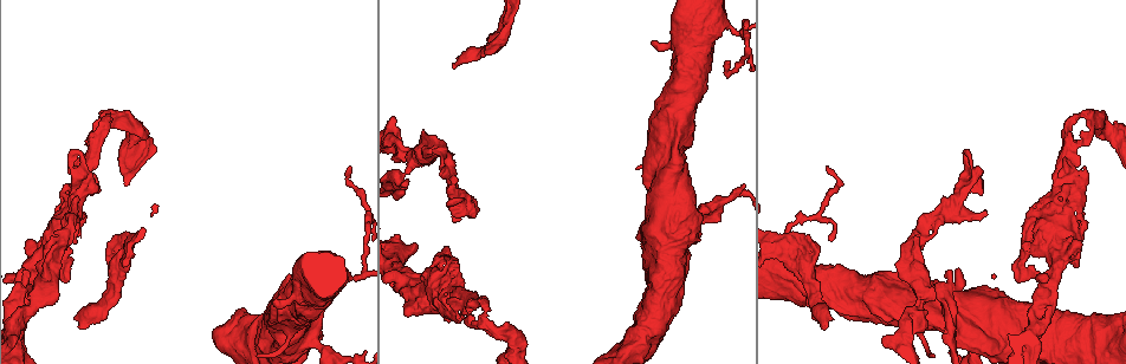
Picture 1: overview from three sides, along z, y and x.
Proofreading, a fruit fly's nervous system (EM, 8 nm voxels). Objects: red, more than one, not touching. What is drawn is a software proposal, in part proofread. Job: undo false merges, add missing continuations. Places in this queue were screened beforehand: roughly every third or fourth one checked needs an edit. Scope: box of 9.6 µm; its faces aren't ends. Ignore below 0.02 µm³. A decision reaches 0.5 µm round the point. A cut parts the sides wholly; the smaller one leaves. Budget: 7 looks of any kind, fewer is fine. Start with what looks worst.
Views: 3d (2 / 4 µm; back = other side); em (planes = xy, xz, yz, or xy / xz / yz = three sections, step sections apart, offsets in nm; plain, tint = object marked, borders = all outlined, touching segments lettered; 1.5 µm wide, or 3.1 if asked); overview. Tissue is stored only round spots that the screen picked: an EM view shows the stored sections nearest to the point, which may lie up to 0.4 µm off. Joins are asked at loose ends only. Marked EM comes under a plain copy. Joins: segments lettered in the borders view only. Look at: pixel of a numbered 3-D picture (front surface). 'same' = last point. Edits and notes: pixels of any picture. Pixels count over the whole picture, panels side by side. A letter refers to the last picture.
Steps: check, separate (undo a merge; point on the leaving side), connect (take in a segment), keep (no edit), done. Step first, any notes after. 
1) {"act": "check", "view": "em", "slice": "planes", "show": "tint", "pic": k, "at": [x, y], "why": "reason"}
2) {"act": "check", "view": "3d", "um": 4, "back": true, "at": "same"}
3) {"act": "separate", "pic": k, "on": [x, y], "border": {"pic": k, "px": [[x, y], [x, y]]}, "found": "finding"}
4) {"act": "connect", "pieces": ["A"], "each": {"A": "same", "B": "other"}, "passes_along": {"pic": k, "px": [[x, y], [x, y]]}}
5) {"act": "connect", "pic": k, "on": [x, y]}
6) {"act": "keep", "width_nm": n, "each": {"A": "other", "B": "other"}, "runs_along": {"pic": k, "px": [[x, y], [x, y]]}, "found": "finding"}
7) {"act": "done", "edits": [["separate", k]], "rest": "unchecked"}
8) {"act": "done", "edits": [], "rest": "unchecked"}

{"act": "check", "view": "em", "slice": "planes", "show": "borders", "pic": 1, "at": [400, 175], "why": "branch point"}

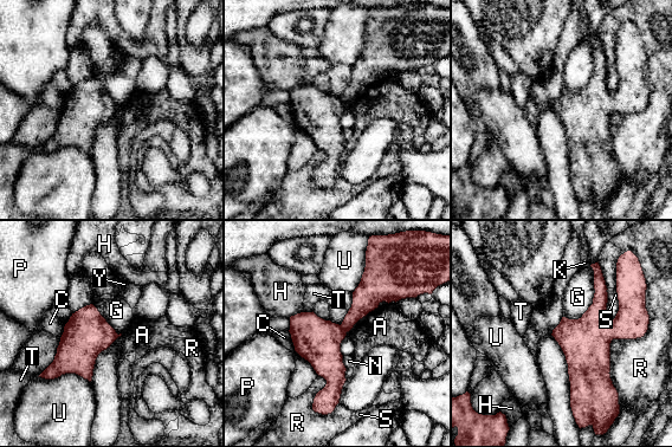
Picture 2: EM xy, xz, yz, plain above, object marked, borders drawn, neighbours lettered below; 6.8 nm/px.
{"act": "separate", "pic": 2, "on": [317, 341], "each": {"A": "other", "C": "other", "G": "other", "H": "other", "K": "other", "N": "other", "P": "other", "R": "other", "S": "other", "T": "other", "U": "other", "Y": "other"}, "border": {"pic": 2, "px": [[340, 325], [347, 331]]}, "found": "a second neuron is stuck on"}

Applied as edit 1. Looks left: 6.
{"act": "check", "view": "3d", "um": 2, "back": true, "pic": 1, "at": [1080, 114], "why": "branch stops here"}

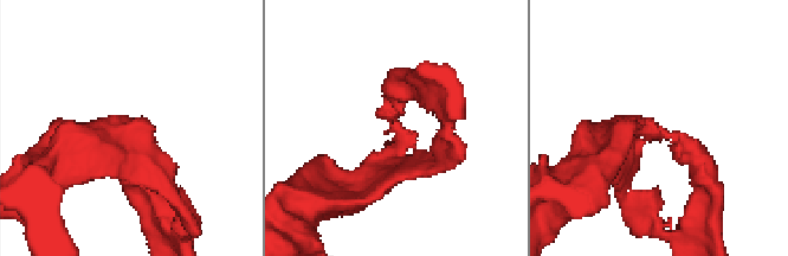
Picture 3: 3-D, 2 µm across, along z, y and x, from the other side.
{"act": "check", "view": "em", "slice": "planes", "show": "borders", "pic": 3, "at": [662, 136], "why": "shape alone is not enough"}

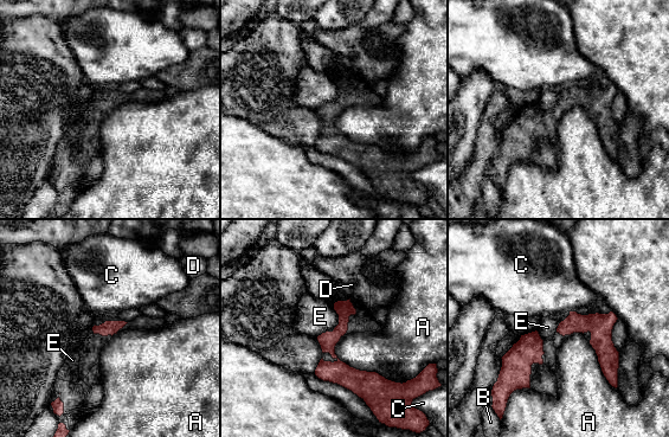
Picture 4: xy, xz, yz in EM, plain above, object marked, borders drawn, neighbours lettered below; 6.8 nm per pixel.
{"act": "keep", "each": {"A": "other", "B": "other", "C": "other", "D": "other", "E": "other"}, "runs_along": {"pic": 4, "px": [[340, 303], [332, 353], [371, 393]]}, "found": "no lettered segment goes on from it"}

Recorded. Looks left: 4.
{"act": "check", "view": "em", "slice": "xz", "step": 8, "show": "borders", "pic": 1, "at": [828, 165], "why": "branch stops here"}

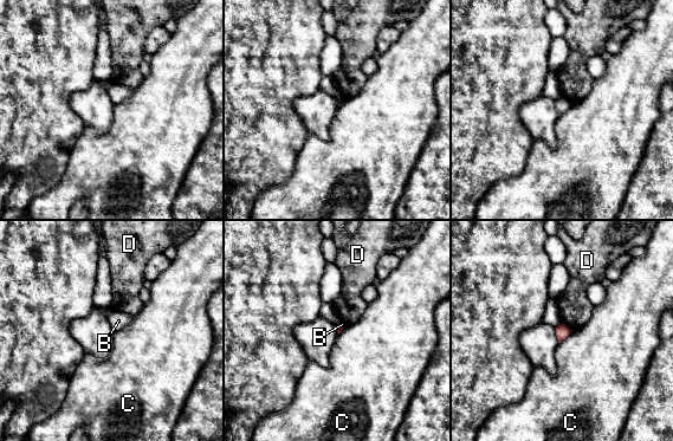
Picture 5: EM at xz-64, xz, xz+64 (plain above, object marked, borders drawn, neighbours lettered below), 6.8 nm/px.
{"act": "keep", "longest_contact_nm": ["C", 140], "each": {"B": "other", "C": "other", "D": "other"}, "border": {"pic": 5, "px": [[573, 330], [558, 344]]}, "found": "no lettered segment goes on from it"}

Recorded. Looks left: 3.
{"act": "done", "edits": [["separate", 2]], "rest": "unchecked"}

